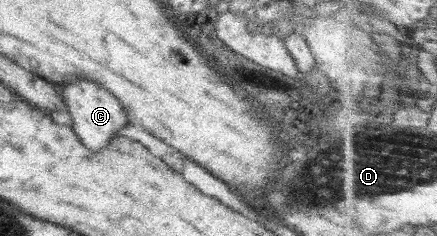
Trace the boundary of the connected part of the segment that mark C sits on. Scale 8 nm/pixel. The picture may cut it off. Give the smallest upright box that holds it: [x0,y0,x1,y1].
[58,81,129,153]

